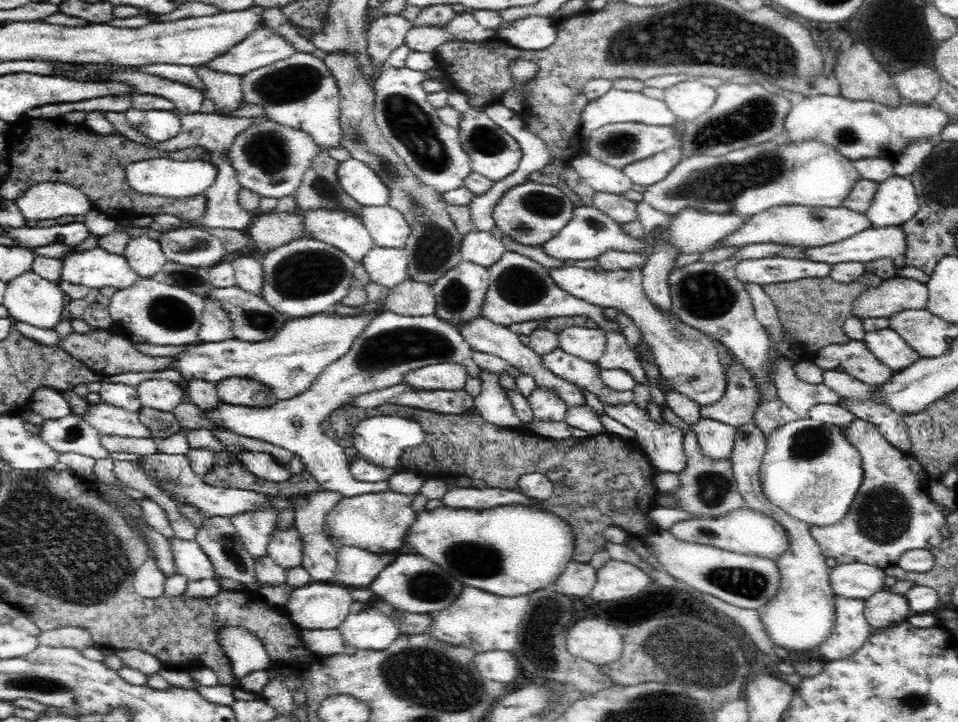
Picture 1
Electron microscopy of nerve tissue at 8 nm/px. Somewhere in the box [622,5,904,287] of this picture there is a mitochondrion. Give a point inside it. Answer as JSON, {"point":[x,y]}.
{"point":[722,182]}

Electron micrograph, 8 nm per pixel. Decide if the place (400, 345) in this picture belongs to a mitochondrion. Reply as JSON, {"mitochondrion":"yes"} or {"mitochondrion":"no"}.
{"mitochondrion":"yes"}

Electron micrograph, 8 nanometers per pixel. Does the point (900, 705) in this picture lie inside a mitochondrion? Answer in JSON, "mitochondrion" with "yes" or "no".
{"mitochondrion":"yes"}

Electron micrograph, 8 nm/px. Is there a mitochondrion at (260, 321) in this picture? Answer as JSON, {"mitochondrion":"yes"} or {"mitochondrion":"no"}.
{"mitochondrion":"yes"}

